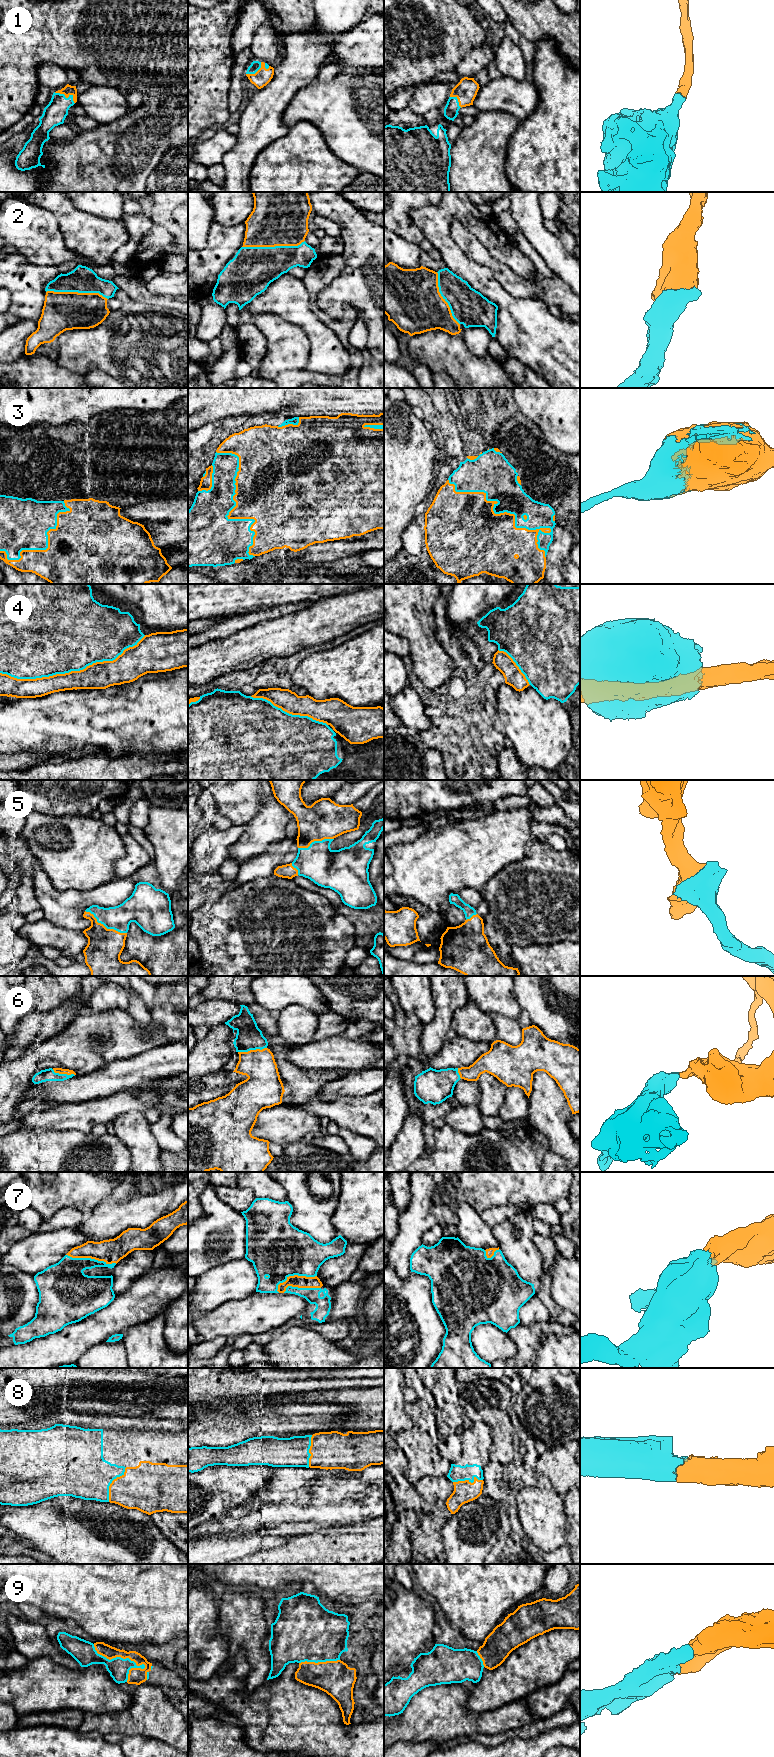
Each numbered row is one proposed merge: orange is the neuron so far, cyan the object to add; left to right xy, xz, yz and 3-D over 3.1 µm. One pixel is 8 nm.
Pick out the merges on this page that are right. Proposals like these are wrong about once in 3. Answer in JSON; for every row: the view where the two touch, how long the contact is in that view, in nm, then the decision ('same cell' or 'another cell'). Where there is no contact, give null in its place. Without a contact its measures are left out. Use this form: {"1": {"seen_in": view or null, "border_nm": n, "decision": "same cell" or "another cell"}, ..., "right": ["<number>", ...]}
{"1": {"seen_in": "xy", "border_nm": 190, "decision": "same cell"}, "2": {"seen_in": "xz", "border_nm": 500, "decision": "same cell"}, "3": {"seen_in": "yz", "border_nm": 1000, "decision": "same cell"}, "4": {"seen_in": "xy", "border_nm": 1200, "decision": "another cell"}, "5": {"seen_in": "xy", "border_nm": 380, "decision": "same cell"}, "6": {"seen_in": "xz", "border_nm": 240, "decision": "same cell"}, "7": {"seen_in": "xy", "border_nm": 420, "decision": "same cell"}, "8": {"seen_in": "xy", "border_nm": 320, "decision": "same cell"}, "9": {"seen_in": "xy", "border_nm": 460, "decision": "same cell"}, "right": ["1", "2", "3", "5", "6", "7", "8", "9"]}

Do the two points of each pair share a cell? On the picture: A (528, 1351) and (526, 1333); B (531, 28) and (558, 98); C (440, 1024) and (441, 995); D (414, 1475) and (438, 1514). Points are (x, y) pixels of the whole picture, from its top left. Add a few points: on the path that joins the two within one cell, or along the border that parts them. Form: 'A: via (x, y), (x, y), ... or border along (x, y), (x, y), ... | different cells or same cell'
A: via (528, 1347), (526, 1337) | same cell
B: border along (535, 44), (542, 38), (552, 38), (558, 51) | different cells
C: via (441, 1017), (441, 1002) | same cell
D: border along (432, 1475), (424, 1475), (414, 1484) | different cells

